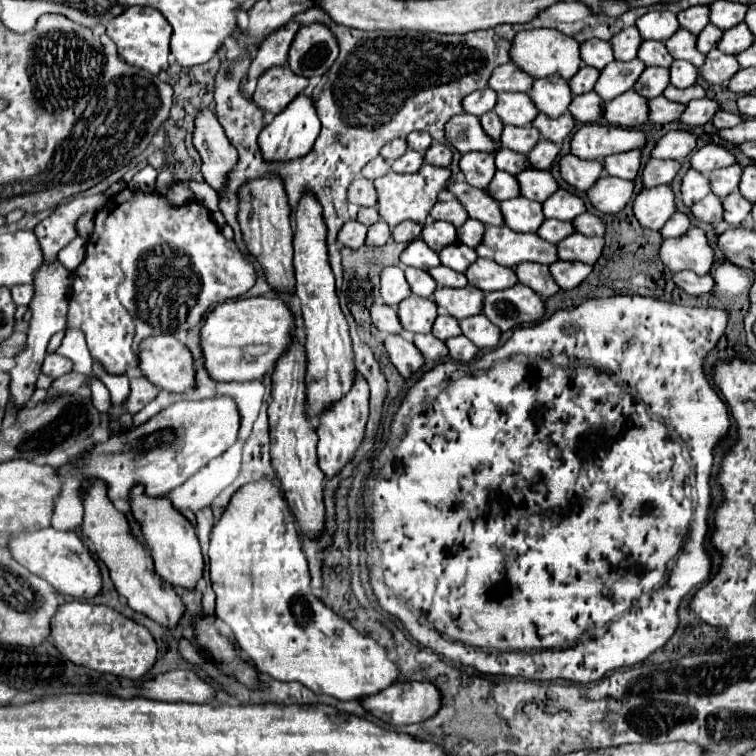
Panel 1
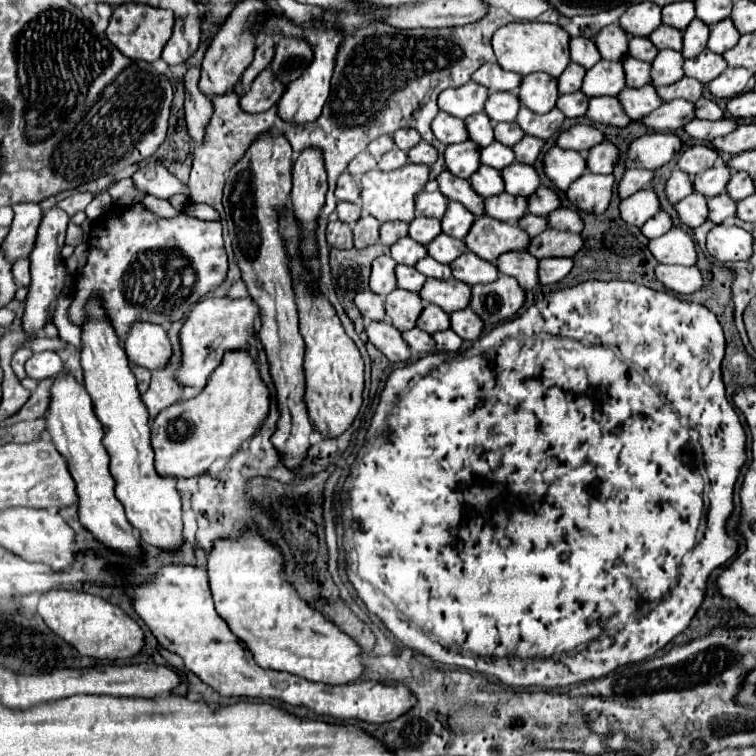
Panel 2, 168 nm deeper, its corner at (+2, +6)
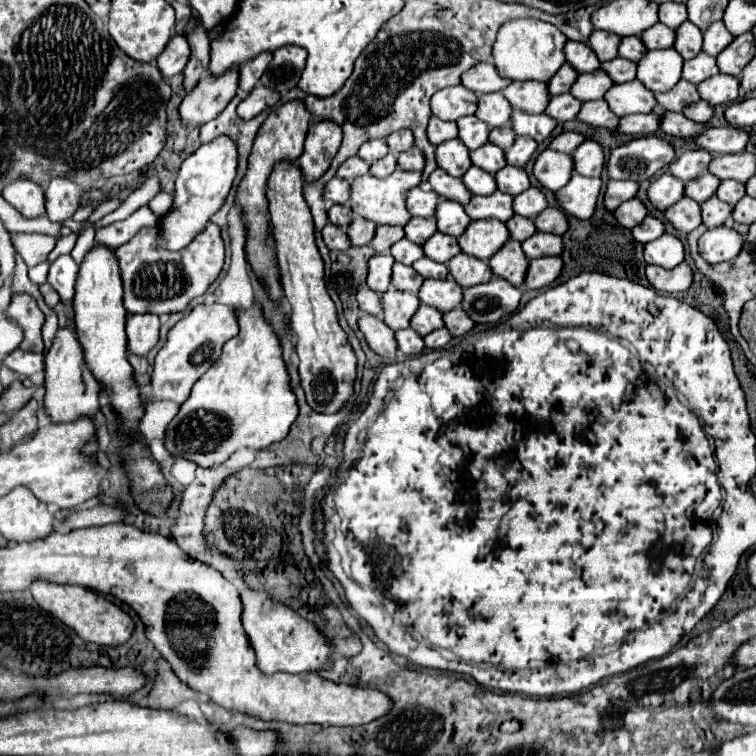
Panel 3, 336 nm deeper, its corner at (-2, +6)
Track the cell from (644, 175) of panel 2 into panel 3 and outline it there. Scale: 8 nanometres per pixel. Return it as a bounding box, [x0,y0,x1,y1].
[604,180,638,212]

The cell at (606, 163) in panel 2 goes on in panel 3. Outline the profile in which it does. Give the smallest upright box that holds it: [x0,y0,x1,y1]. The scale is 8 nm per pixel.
[572,140,604,176]

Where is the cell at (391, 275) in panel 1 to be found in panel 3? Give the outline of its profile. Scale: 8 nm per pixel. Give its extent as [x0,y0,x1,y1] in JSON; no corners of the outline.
[366,254,394,294]

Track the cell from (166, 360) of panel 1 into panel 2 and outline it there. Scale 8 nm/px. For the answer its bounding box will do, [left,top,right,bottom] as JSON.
[124,324,172,370]

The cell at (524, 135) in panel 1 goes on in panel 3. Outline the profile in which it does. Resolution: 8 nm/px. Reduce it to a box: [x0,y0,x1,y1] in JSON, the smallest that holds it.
[488,126,514,150]

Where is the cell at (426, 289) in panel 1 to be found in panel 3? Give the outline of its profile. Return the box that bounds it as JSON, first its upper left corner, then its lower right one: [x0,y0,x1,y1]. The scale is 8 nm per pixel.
[392,264,424,294]

